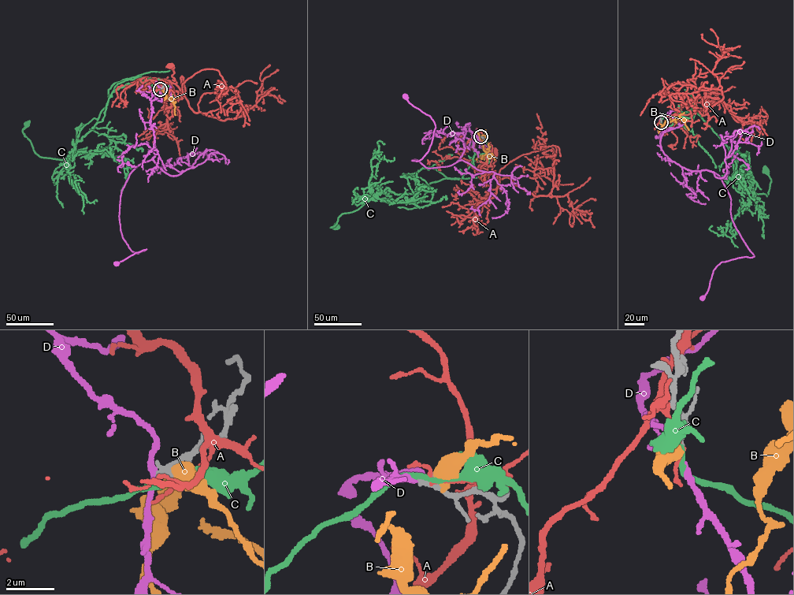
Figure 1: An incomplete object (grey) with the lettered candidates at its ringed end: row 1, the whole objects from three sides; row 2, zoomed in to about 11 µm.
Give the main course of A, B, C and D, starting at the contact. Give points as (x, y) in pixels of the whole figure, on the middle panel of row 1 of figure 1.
A: (480, 136), (461, 158), (476, 170), (487, 173), (495, 170), (491, 169), (495, 159), (493, 152)
B: (481, 137), (485, 135), (482, 141), (483, 150), (486, 153), (483, 158), (478, 154), (475, 154)
C: (480, 136), (461, 179), (409, 194), (386, 188), (341, 214), (335, 226)
D: (480, 136), (465, 126), (464, 150), (453, 165), (427, 168), (411, 160), (428, 151), (435, 125), (405, 95)

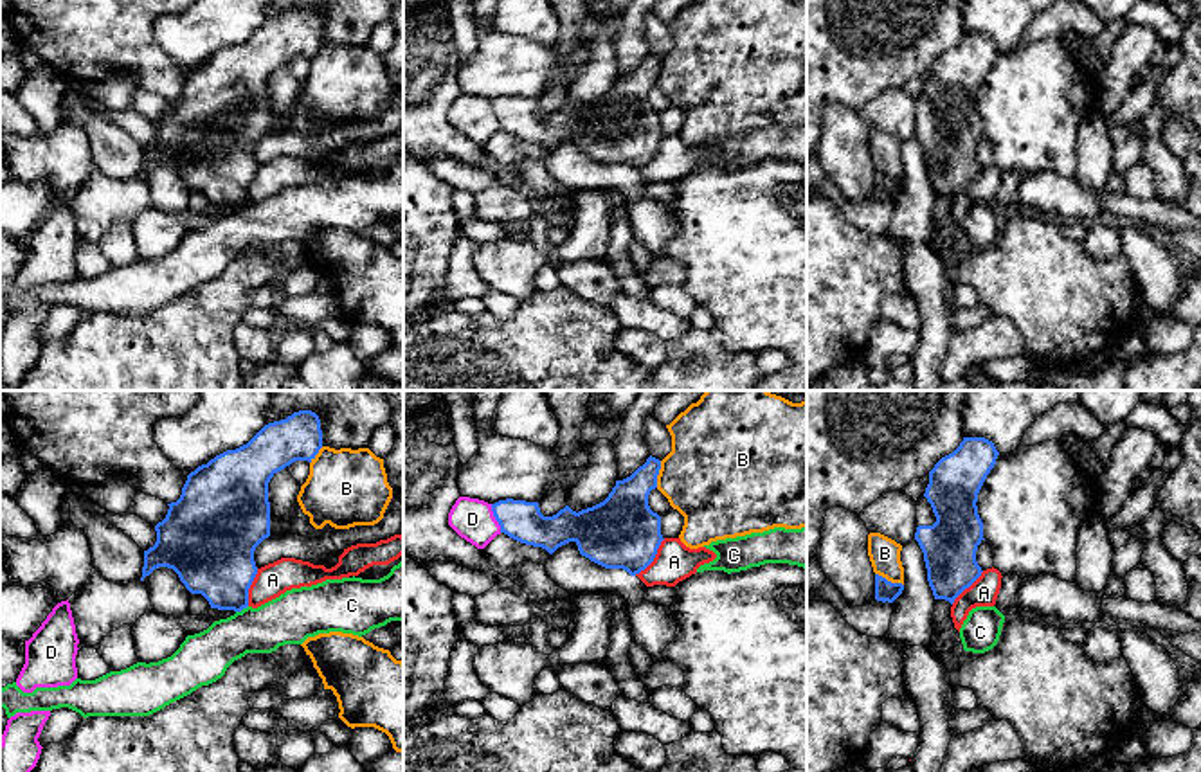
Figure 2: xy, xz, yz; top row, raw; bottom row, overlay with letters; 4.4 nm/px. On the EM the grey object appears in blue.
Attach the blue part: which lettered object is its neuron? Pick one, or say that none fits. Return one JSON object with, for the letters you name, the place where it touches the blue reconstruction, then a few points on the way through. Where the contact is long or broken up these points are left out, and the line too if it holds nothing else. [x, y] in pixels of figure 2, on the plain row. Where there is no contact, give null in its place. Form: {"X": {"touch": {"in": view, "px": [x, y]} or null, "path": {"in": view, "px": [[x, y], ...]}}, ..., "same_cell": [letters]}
{"same_cell": []}

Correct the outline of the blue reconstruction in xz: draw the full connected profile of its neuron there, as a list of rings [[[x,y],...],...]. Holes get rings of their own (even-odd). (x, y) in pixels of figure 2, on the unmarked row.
[[[650,52],[630,74],[616,77],[603,99],[578,110],[565,103],[556,112],[544,113],[538,99],[513,95],[492,101],[492,108],[501,130],[520,140],[553,151],[574,139],[591,158],[636,173],[654,158],[664,137],[661,113],[648,103],[659,67],[661,58]]]

